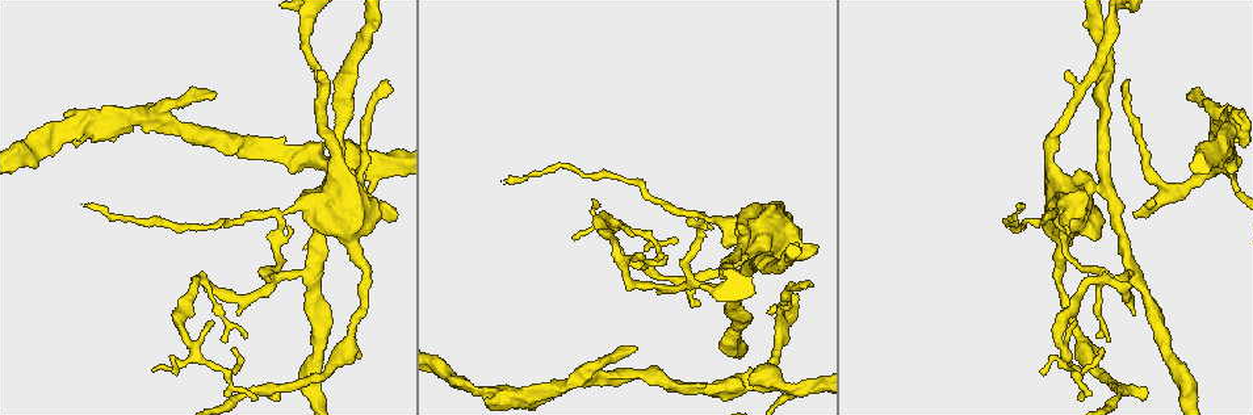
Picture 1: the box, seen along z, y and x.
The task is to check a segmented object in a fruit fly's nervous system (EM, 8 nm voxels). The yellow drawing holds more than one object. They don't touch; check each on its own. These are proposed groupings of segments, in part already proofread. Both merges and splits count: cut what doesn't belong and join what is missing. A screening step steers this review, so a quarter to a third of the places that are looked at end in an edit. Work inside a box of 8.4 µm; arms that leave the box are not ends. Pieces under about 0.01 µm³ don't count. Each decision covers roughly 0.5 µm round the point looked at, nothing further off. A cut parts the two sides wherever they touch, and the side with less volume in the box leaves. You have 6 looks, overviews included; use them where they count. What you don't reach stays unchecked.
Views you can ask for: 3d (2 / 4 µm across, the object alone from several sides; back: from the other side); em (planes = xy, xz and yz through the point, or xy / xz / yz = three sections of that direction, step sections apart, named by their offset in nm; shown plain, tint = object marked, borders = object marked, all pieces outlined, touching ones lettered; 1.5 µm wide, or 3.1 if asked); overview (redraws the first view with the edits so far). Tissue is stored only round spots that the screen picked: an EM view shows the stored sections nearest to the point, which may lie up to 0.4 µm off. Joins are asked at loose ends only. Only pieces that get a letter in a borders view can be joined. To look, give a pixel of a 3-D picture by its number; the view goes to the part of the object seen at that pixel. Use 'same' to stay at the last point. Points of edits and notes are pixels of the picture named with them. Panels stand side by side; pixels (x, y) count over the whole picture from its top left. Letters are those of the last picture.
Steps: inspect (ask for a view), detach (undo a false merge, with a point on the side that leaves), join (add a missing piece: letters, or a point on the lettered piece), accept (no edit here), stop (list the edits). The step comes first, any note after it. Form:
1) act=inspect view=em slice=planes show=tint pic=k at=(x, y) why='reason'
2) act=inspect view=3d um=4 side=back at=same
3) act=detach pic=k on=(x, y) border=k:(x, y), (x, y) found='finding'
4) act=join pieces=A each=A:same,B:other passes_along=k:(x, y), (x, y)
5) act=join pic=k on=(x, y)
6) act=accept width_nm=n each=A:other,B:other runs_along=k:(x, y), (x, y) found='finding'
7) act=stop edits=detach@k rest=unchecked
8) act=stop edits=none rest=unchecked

act=inspect view=3d um=4 pic=1 at=(176, 376) why='thin end'

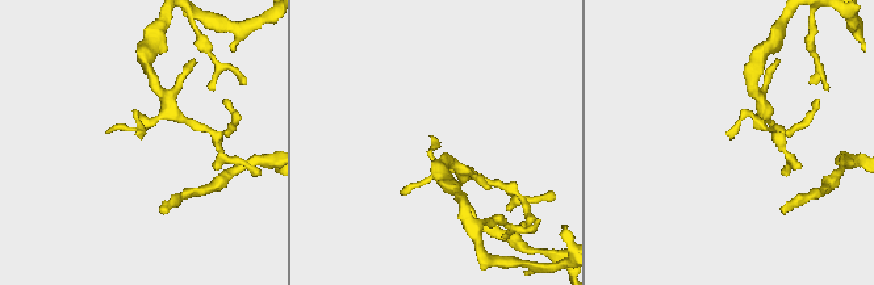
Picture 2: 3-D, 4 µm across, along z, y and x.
act=inspect view=em slice=yz step=4 show=tint pic=2 at=(434, 141) why='need the tissue'

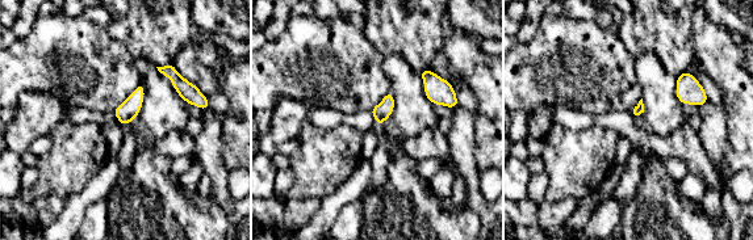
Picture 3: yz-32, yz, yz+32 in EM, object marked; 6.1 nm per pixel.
act=inspect view=em slice=planes show=borders at=same why='another direction'

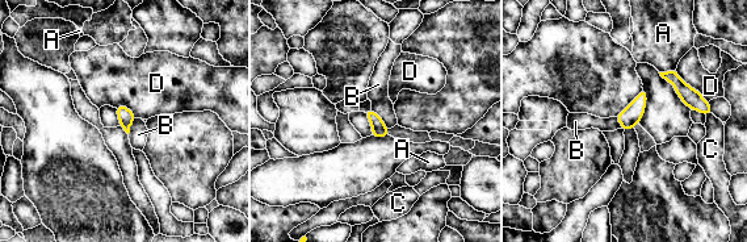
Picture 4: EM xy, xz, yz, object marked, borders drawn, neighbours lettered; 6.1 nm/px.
act=accept each=A:other,B:other,C:other,D:other border=4:(372, 108), (389, 128) found='no lettered piece goes on from it'

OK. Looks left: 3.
act=inspect view=3d um=2 pic=1 at=(213, 91) why='branch stops here'

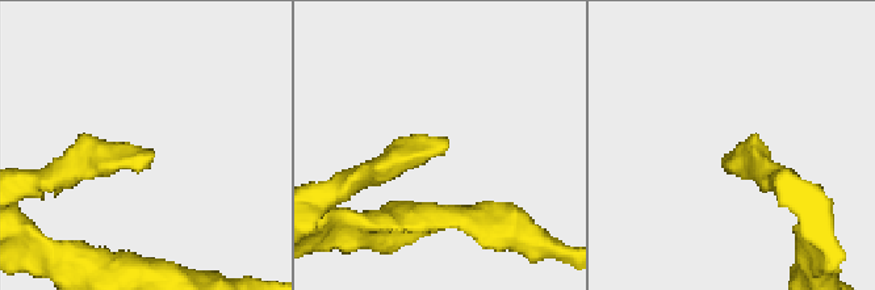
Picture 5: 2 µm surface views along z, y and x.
act=inspect view=em slice=planes show=borders pic=5 at=(441, 153)

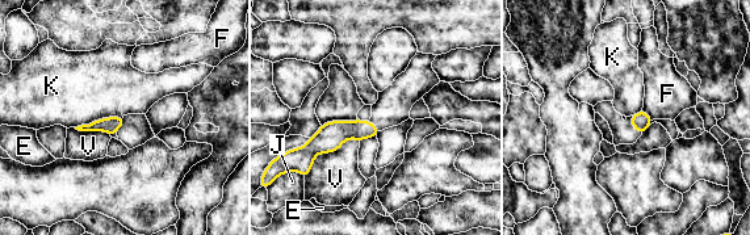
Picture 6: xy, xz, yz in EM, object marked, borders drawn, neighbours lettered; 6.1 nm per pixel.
act=accept each=E:other,F:other,J:other,K:other,V:other runs_along=6:(374, 131), (336, 131), (304, 167) found='no lettered piece goes on from it'

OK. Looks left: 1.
act=inspect view=em slice=xy step=4 show=borders pic=1 at=(1133, 216) why='free end'

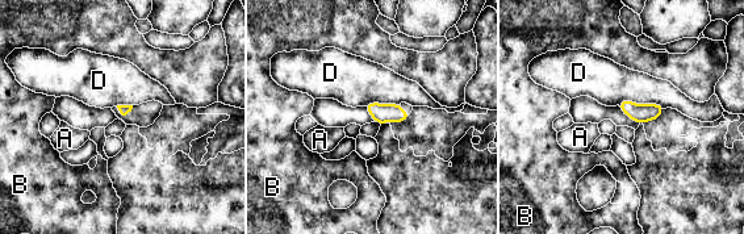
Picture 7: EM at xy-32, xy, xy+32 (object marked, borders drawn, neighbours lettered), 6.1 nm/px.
act=accept each=A:other,B:other,D:other border=7:(618, 103), (659, 103), (664, 108) found='none of them fits'

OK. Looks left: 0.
act=stop edits=none rest=unchecked

